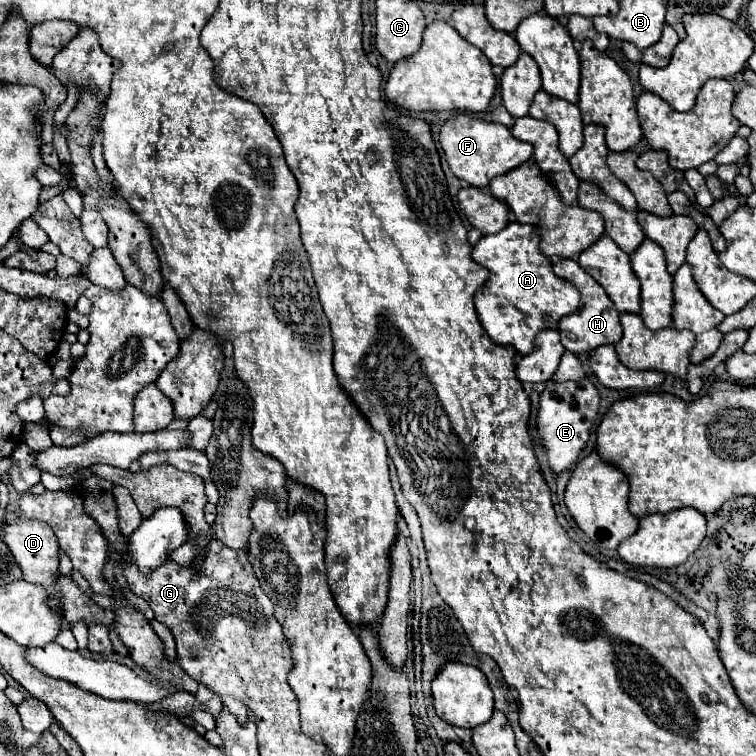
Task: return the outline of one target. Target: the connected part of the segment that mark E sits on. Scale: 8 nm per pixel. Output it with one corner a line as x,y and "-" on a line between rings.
583,377
581,381
567,381
567,383
547,381
539,401
537,435
541,437
541,445
545,449
549,467
555,475
561,475
563,471
575,465
581,449
589,439
589,431
597,417
597,409
599,409
599,393
587,377

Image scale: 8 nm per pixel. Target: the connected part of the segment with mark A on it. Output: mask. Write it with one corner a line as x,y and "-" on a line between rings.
509,223
499,233
481,237
479,243
473,247
473,261
491,271
487,283
475,293
475,309
479,315
479,321
493,343
503,347
511,345
519,355
527,355
533,351
533,341
539,331
555,329
561,317
571,315
571,311
579,307
579,291
569,281
553,273
549,259
543,257
539,249
539,233
531,225

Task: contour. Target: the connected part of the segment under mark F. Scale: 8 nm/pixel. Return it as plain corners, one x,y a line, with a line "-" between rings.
457,113
449,121
445,121
439,133
439,143
455,177
479,189
487,187
493,177
523,165
533,155
533,147
529,143
513,139
511,131
505,125
487,123
483,119
477,119
473,113

